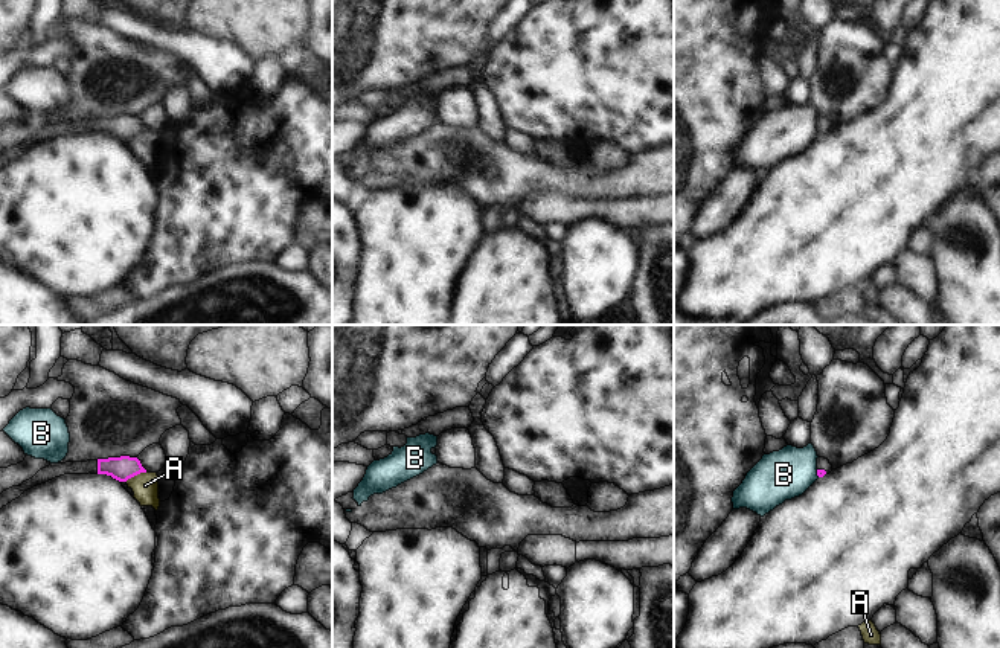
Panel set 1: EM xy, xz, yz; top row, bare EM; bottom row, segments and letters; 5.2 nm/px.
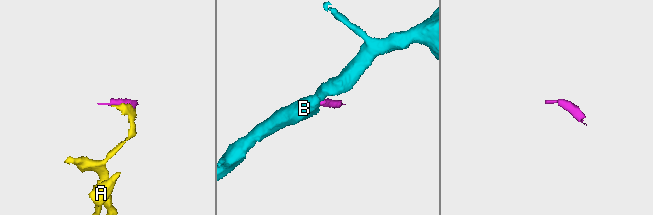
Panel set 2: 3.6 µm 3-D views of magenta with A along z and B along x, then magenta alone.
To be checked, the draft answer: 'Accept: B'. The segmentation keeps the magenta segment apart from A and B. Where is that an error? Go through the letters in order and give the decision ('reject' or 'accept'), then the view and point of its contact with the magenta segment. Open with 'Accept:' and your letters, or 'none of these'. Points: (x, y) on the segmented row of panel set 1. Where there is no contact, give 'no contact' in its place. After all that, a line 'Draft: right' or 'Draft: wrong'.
Accept: none of these
A: reject | xy (136, 474)
B: reject | yz (817, 473)
Draft: wrong

